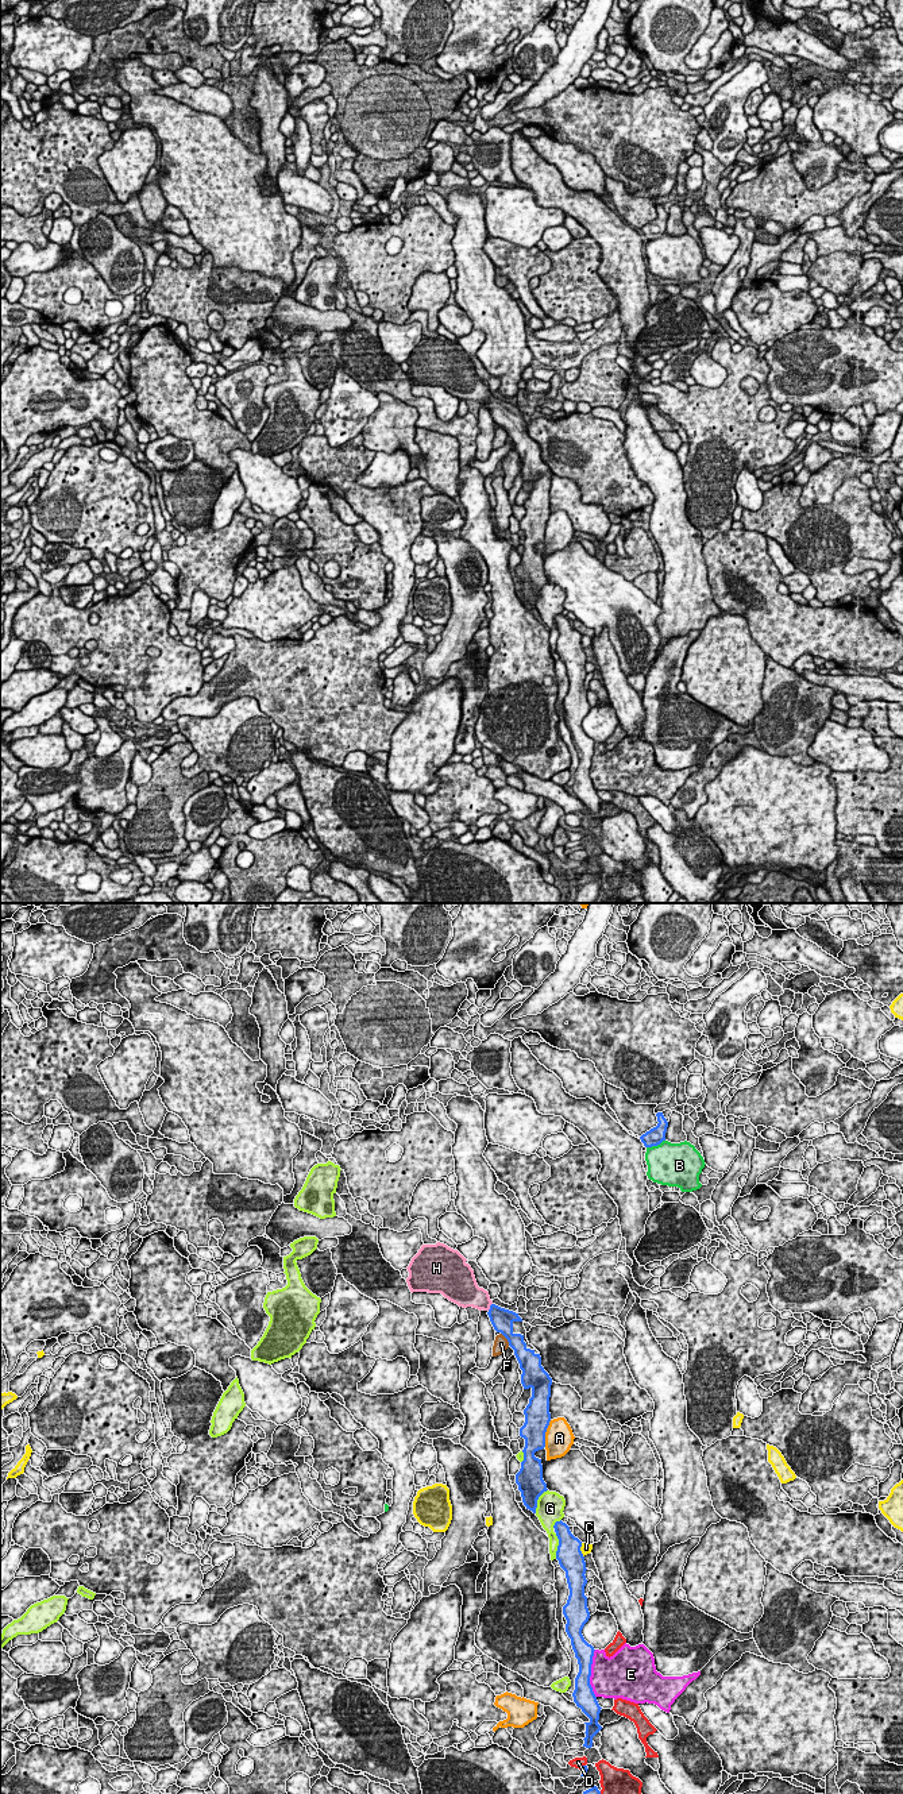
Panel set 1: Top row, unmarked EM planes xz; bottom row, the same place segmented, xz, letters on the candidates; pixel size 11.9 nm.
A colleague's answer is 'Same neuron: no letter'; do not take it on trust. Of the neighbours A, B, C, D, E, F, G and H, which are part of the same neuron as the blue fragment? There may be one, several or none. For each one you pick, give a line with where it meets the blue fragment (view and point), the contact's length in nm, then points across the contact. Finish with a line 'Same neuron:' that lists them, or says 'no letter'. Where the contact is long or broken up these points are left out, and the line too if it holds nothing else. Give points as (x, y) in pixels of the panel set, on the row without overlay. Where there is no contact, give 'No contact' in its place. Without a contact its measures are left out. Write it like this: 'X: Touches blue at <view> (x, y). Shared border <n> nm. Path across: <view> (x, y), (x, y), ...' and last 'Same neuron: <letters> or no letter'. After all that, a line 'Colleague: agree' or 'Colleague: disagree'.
H: Touches blue at xz (490, 400). Shared border 110 nm. Path across: xz (502, 412), (490, 400), (473, 389)
Same neuron: H
Colleague: disagree

